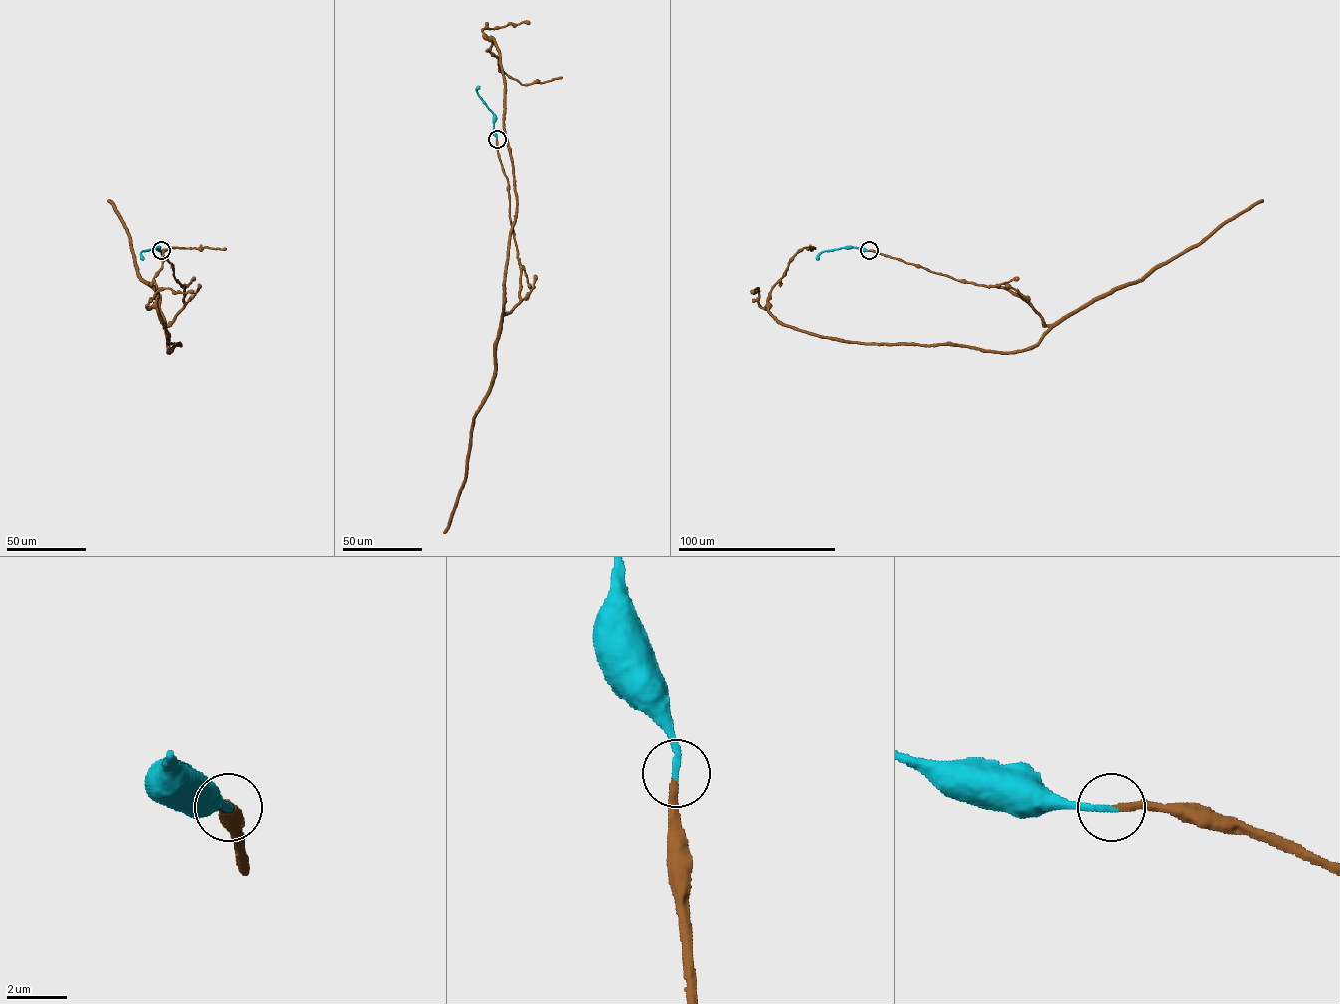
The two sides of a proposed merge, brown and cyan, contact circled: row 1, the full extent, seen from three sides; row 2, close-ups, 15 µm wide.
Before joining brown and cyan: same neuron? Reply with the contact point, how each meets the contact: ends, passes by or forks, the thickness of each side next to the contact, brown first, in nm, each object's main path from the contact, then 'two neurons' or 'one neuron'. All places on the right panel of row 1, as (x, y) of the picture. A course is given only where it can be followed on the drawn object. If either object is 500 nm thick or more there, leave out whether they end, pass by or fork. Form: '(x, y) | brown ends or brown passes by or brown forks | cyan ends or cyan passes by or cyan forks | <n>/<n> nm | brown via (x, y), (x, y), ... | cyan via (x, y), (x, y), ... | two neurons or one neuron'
(869, 250) | brown ends | cyan ends | 240/240 nm | brown via (868, 250), (1006, 288), (1049, 330), (1036, 344), (1011, 352), (867, 344), (782, 325), (769, 305) | cyan via (868, 250), (844, 247), (821, 252), (816, 259) | one neuron

